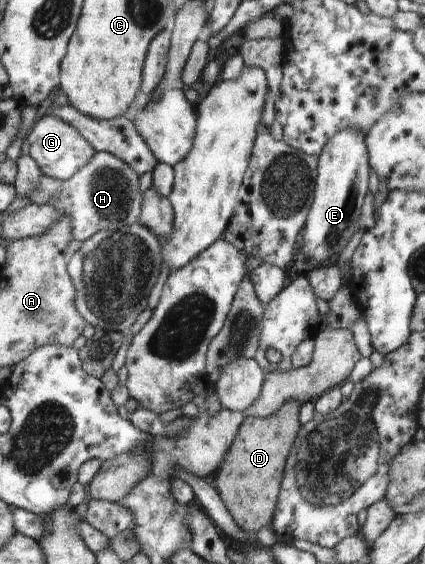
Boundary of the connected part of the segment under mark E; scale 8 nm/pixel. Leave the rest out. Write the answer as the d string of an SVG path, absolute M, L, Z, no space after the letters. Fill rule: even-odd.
M342 129L327 142L323 153L318 156L318 180L315 181L315 204L302 238L302 250L310 263L325 264L332 256L340 254L350 238L360 228L360 208L368 192L370 165L364 144L364 132Z

